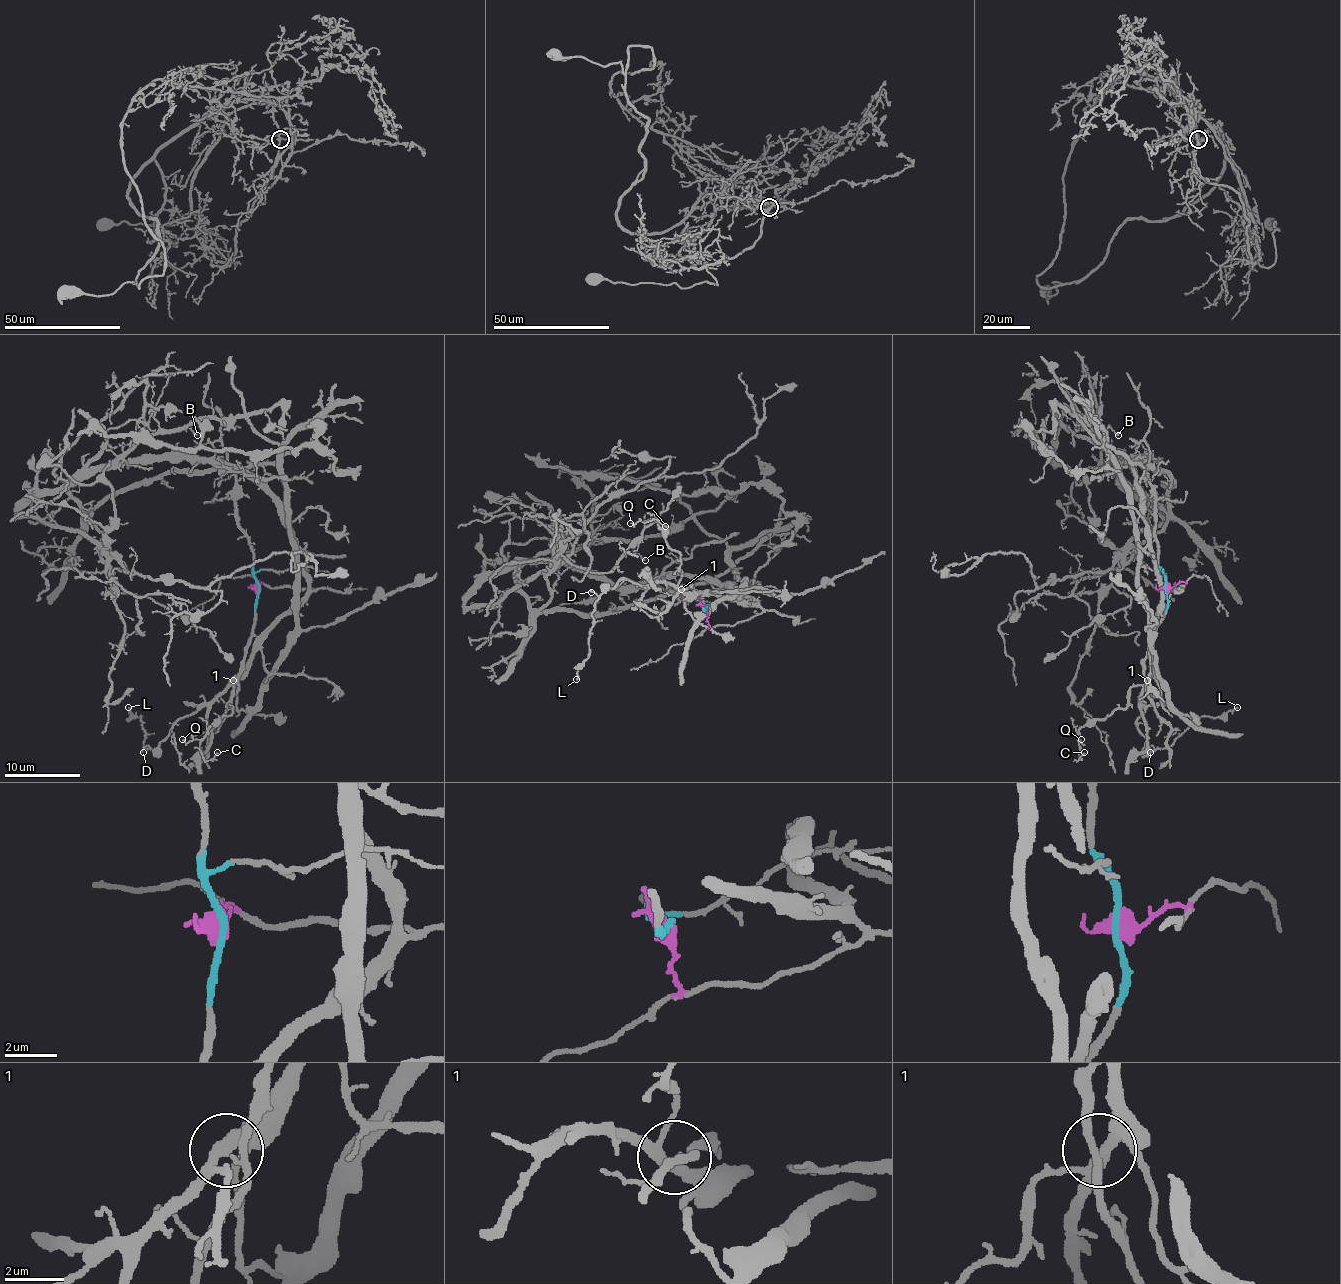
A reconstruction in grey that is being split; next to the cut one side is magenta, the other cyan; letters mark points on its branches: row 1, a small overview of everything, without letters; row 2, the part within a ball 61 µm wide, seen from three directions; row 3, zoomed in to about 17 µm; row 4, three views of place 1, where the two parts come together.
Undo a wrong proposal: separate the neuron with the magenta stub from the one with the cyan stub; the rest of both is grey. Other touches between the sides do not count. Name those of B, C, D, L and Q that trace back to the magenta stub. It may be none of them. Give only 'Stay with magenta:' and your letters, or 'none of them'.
Stay with magenta: B, C, D, L, Q

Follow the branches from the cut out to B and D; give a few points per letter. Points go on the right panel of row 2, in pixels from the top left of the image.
B: (1166, 587), (1185, 583), (1166, 591), (1150, 555), (1133, 466), (1145, 458), (1116, 460), (1097, 432), (1118, 436)
D: (1166, 587), (1185, 583), (1164, 595), (1152, 631), (1152, 676), (1141, 691), (1145, 710), (1137, 720), (1150, 752)

